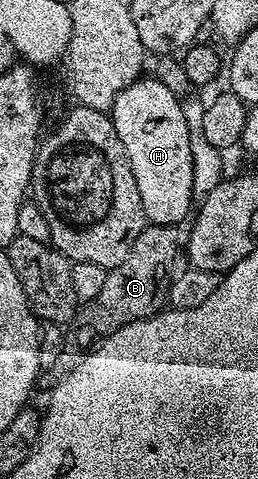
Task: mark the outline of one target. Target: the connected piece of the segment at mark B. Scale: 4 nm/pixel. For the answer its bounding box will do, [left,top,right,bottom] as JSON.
[65,223,181,349]

